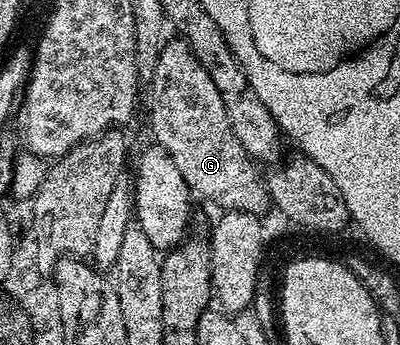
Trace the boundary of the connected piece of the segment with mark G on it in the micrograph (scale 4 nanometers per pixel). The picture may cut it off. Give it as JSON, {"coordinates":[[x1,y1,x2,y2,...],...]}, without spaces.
{"coordinates":[[182,39,168,40,160,58,157,59,157,67,149,86,151,93,151,133,154,144,165,147,169,151,169,159,177,163,177,171,181,171,181,179,190,187,192,194,204,197,219,209,235,210,237,212,249,212,263,215,271,205,271,197,267,193,267,182,257,170,256,162,241,147,237,135,233,135,233,127,229,127,229,115,225,115,225,103,221,103,221,94,217,92,217,86,213,79,209,79,209,71,201,67,197,55,187,42]]}

